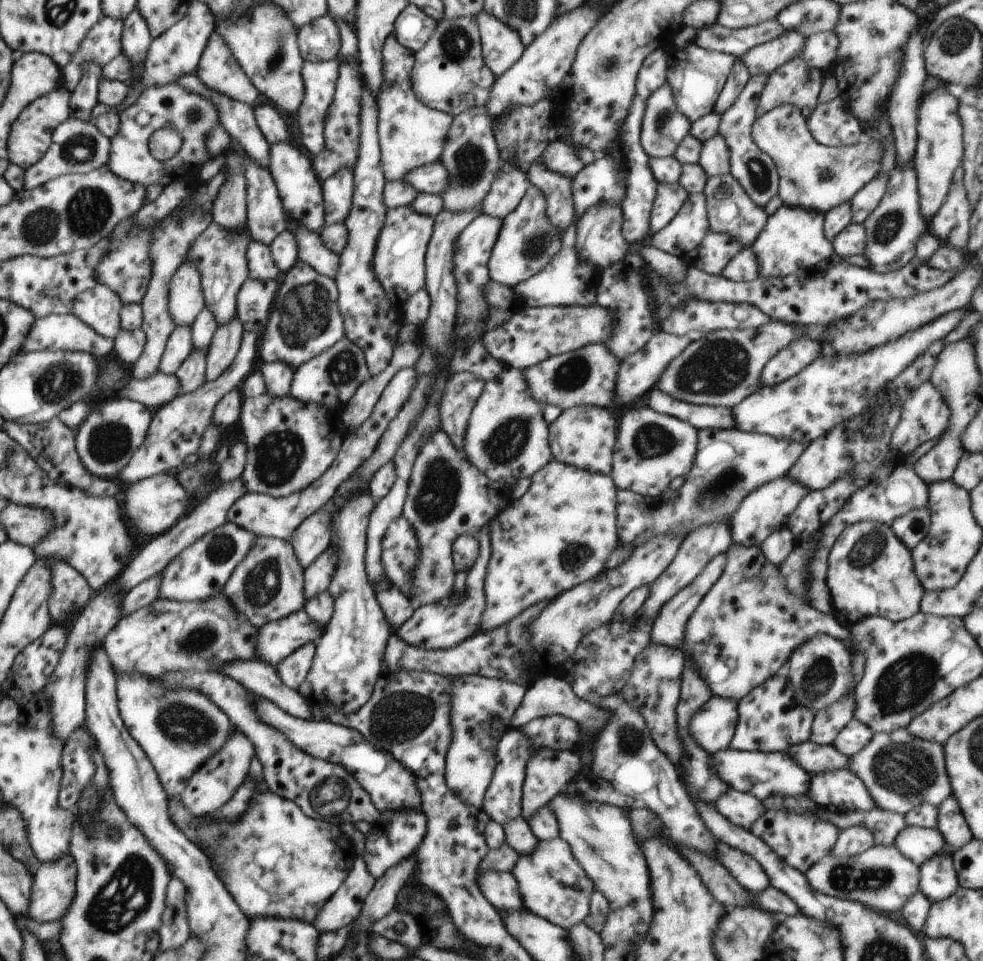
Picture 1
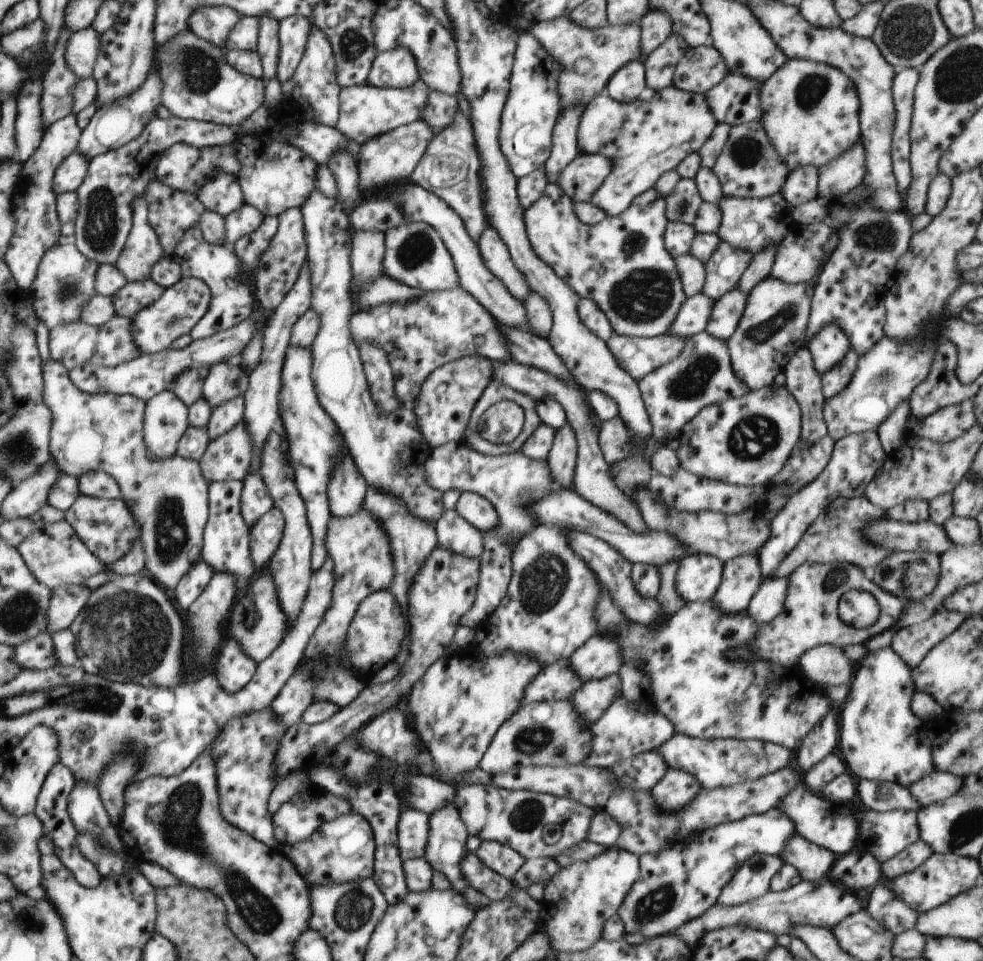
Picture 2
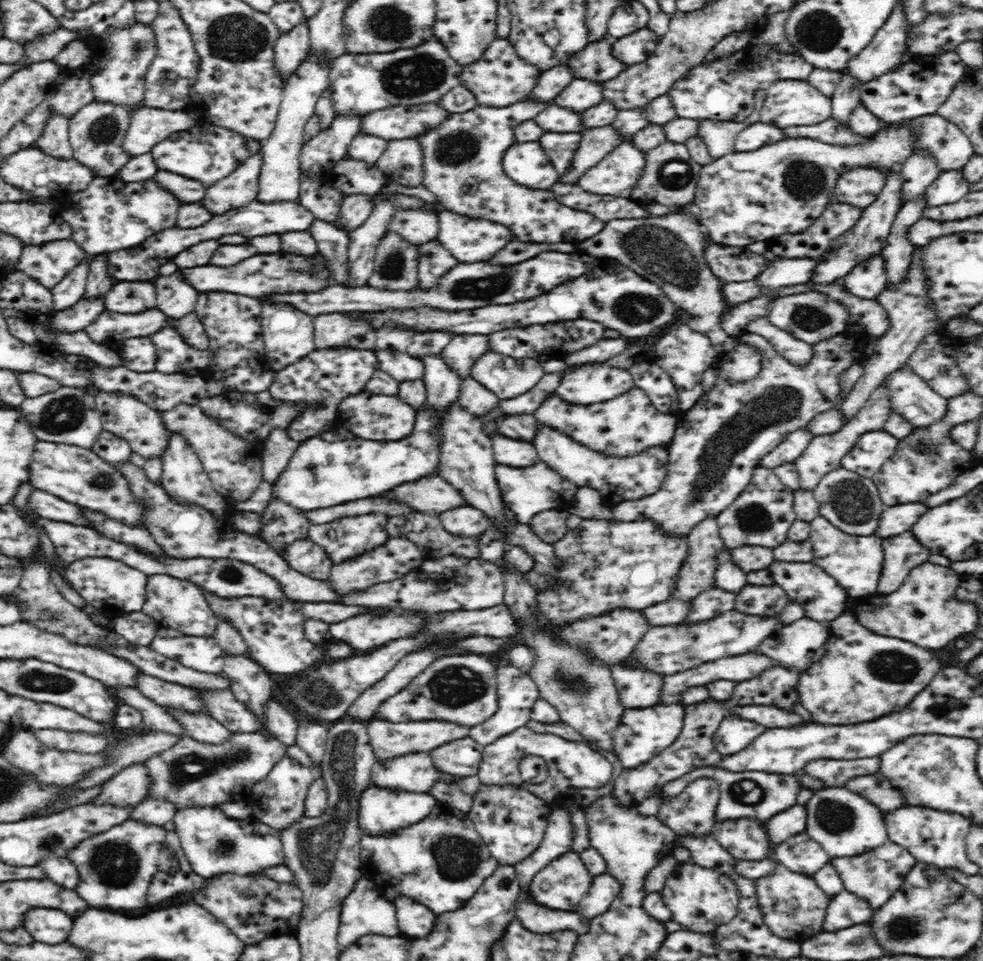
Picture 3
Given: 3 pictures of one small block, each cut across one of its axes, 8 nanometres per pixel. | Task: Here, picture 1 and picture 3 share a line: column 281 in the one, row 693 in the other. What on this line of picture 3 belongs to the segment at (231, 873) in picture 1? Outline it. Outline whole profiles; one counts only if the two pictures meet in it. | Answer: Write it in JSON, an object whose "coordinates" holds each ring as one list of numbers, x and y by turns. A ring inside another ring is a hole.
{"coordinates":[[848,610,830,622,829,626,831,629,826,642,827,654,817,664,812,664,804,672,799,673,798,677,798,696,804,708,812,714,814,722,836,726,876,720,880,716,886,716,908,706,912,698,918,692,922,692,928,686,928,682,940,672,940,662,928,652,928,649,918,648,898,638,880,636,862,627]]}

